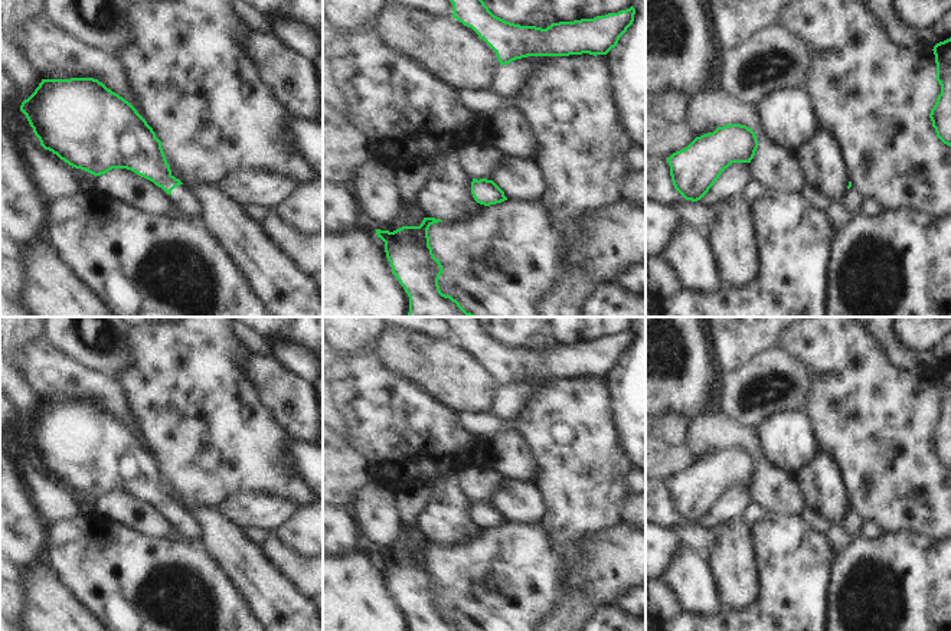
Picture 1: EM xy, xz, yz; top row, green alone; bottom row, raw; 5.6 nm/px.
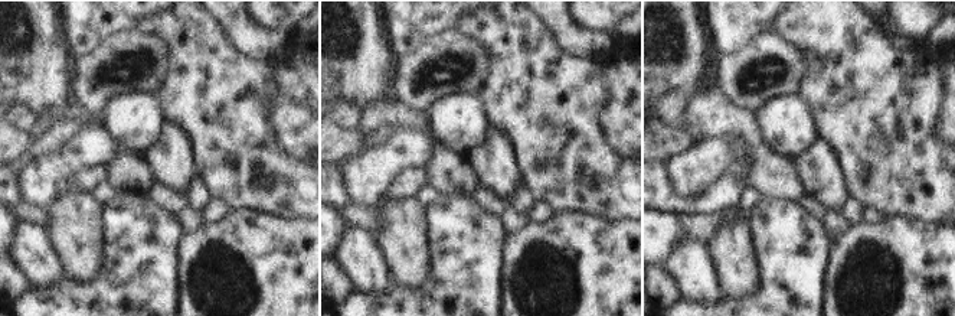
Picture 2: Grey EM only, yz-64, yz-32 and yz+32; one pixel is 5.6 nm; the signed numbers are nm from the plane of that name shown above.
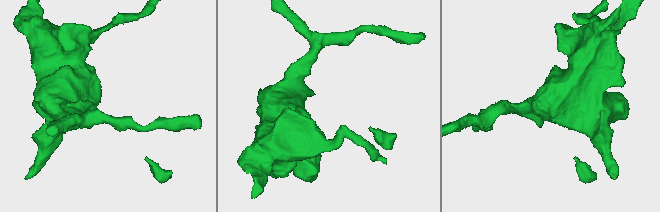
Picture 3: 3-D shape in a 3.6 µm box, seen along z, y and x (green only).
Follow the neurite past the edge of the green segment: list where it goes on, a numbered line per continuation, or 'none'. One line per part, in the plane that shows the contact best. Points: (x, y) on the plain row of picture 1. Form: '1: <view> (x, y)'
1: xy (188, 525)

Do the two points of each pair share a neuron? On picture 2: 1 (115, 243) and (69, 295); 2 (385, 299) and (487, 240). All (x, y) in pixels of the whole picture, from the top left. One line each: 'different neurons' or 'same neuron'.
1: same neuron
2: same neuron

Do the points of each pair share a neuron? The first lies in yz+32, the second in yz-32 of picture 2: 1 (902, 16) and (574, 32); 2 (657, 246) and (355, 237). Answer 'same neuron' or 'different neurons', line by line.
1: different neurons
2: different neurons

